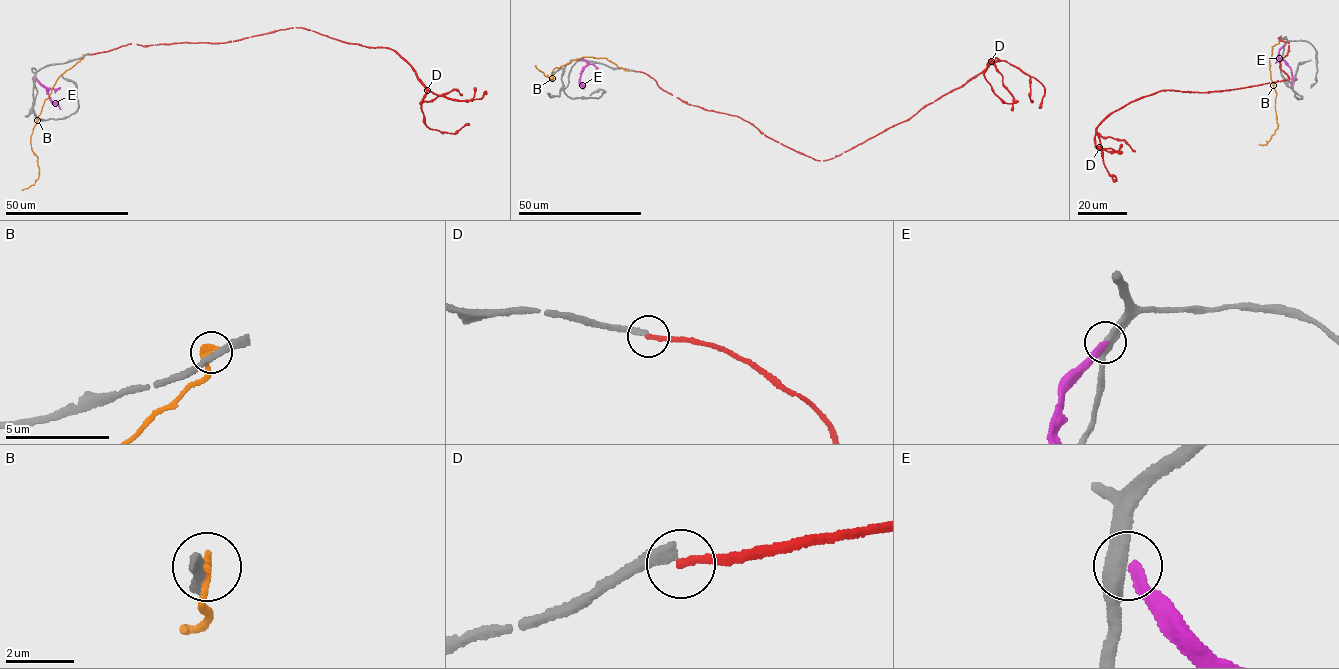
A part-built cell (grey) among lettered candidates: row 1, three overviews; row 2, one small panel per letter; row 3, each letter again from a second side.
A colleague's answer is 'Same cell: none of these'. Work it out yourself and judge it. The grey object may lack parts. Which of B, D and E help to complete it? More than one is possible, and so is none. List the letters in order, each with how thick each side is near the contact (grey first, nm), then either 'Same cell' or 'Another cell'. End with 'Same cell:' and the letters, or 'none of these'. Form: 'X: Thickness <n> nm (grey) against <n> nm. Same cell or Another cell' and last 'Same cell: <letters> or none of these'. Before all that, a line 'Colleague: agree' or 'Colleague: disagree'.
Colleague: agree
B: Thickness 280 nm (grey) against 280 nm. Another cell
D: Thickness 340 nm (grey) against 240 nm. Another cell
E: Thickness 440 nm (grey) against 280 nm. Another cell
Same cell: none of these

